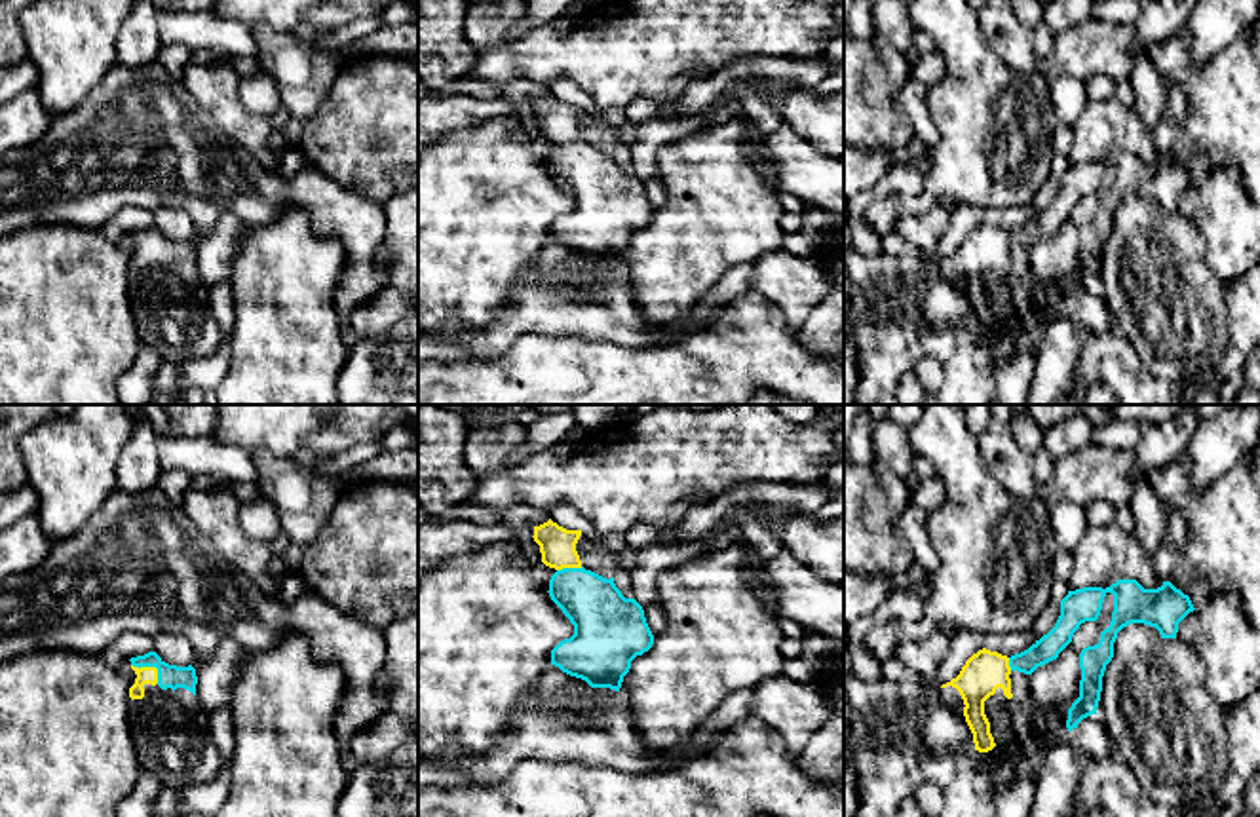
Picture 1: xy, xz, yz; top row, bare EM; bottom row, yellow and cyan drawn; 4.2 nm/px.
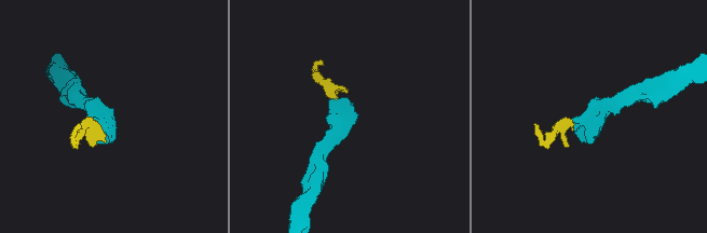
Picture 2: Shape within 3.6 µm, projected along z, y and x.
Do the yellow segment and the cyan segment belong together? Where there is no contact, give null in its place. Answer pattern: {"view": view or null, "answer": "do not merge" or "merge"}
{"view": "xy", "answer": "merge"}

